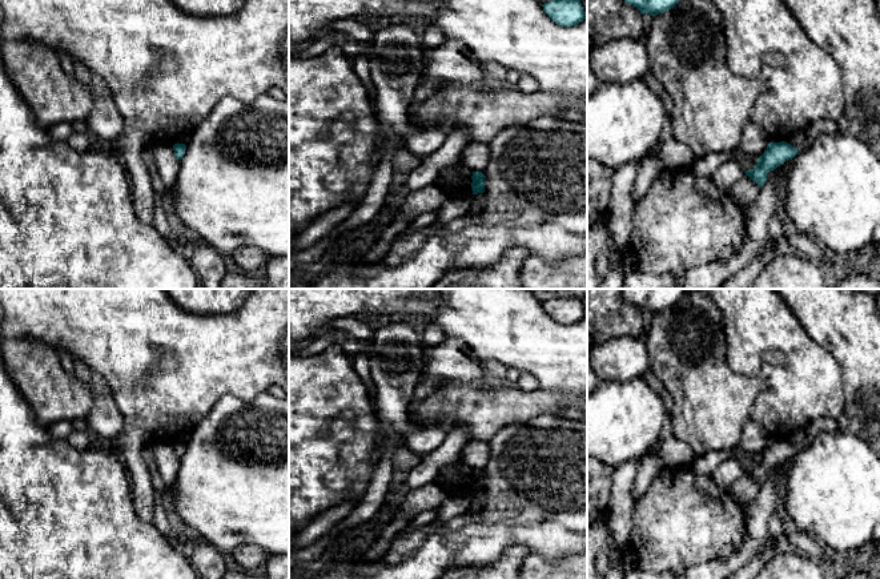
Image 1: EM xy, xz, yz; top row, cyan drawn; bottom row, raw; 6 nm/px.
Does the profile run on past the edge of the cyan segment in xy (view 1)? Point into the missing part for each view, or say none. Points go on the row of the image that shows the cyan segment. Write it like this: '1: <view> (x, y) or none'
1: none

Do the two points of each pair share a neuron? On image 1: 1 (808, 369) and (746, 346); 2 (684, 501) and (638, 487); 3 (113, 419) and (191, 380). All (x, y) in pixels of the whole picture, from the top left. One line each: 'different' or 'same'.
1: same
2: different
3: different

